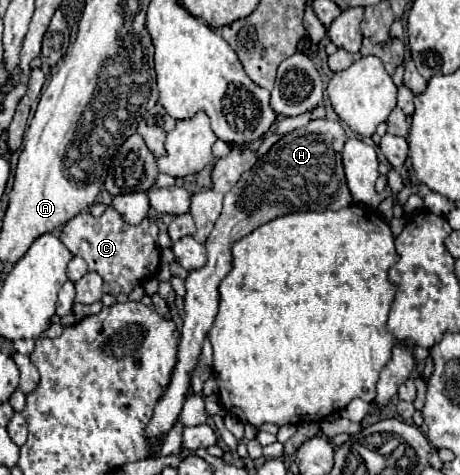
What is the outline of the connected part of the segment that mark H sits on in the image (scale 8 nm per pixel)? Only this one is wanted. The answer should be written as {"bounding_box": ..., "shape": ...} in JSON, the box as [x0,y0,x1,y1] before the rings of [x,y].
{"bounding_box":[145,119,351,455],"shape":[[[317,119],[309,121],[305,127],[295,129],[281,137],[269,151],[263,155],[249,171],[241,175],[237,185],[225,195],[223,199],[223,211],[207,237],[207,263],[191,271],[185,279],[187,295],[185,295],[185,317],[183,317],[183,329],[181,329],[181,343],[179,343],[179,361],[173,371],[171,383],[163,397],[159,399],[155,407],[155,415],[145,431],[145,435],[157,443],[153,447],[153,453],[159,455],[159,435],[167,433],[183,407],[185,395],[189,391],[189,377],[191,371],[197,365],[197,357],[201,353],[201,345],[205,335],[209,333],[219,305],[219,283],[225,279],[225,275],[231,271],[231,247],[237,239],[249,235],[249,231],[257,229],[261,223],[267,223],[275,217],[281,217],[285,213],[295,211],[327,211],[327,209],[343,209],[351,205],[351,193],[347,189],[343,163],[341,163],[341,149],[345,145],[347,137],[339,121],[327,121]]]}

